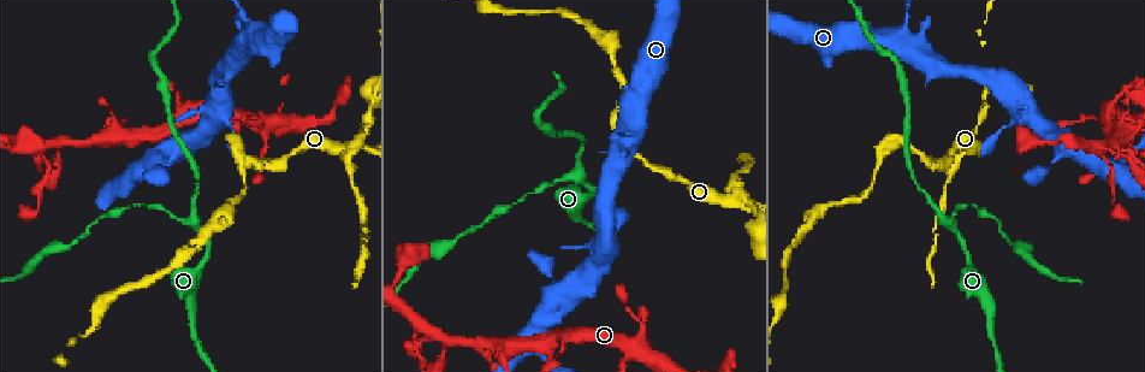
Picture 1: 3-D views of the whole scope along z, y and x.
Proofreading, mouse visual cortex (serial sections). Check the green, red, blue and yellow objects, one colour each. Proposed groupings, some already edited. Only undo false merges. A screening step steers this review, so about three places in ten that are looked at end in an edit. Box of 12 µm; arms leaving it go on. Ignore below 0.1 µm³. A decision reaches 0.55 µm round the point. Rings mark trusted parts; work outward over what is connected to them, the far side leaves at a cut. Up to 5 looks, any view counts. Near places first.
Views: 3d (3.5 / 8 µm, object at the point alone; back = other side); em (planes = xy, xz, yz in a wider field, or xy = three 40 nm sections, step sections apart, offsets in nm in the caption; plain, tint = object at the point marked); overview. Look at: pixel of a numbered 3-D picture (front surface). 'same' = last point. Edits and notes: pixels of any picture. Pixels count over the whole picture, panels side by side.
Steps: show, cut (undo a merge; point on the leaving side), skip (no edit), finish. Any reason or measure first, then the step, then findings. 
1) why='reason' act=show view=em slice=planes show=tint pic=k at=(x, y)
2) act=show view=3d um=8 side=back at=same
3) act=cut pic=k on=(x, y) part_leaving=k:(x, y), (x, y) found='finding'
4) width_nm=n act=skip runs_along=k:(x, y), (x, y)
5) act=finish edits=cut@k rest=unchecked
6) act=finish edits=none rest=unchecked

why='four or more arms meet' act=show view=3d um=3.5 pic=1 at=(350, 144)

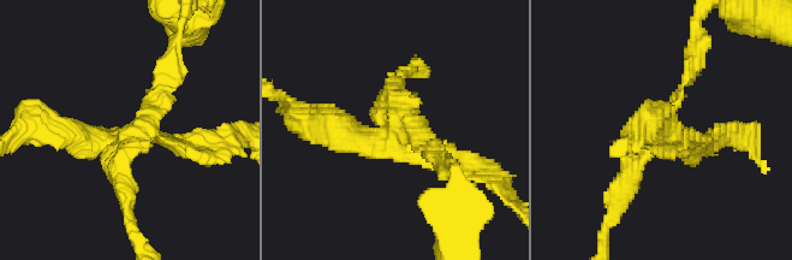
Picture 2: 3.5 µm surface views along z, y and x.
act=show view=em slice=planes show=tint pic=2 at=(124, 131)

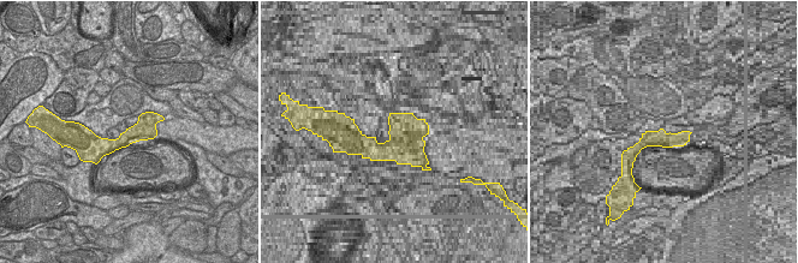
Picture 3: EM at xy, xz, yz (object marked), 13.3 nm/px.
width_nm=280 act=cut pic=2 on=(144, 145) border=3:(111, 139), (114, 148), (131, 143) found='two cells meet here'

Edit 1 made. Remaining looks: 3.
why='see it whole again' act=show view=overview

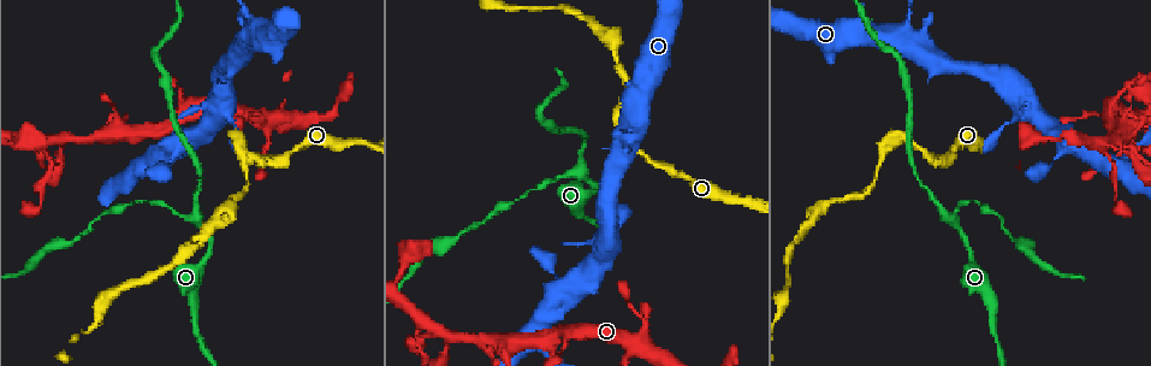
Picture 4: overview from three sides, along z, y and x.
why='three-way junction' act=show view=3d um=3.5 side=back pic=4 at=(583, 175)

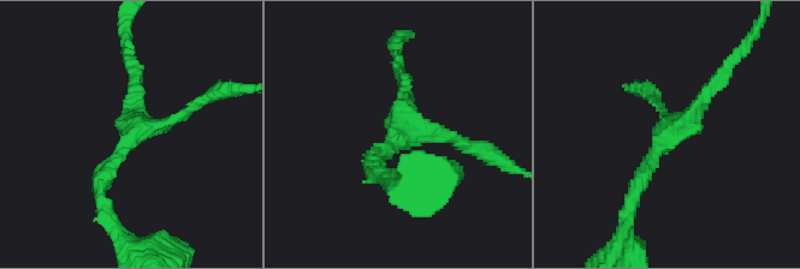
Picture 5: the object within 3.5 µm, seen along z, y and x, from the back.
arms=3 arm_widths_nm=150,200,200 act=show view=em slice=xy step=5 show=tint pic=5 at=(672, 128)

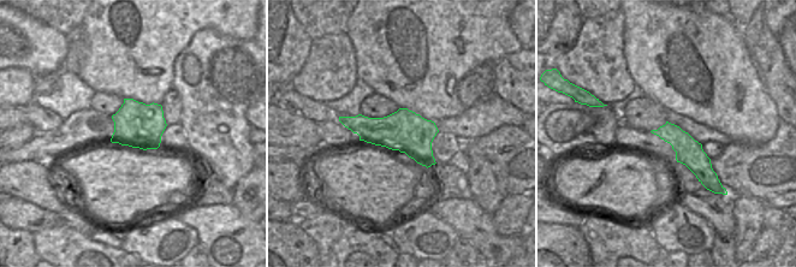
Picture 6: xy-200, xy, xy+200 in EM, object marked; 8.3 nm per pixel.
act=skip runs_along=6:(663, 129), (698, 161), (707, 179) found='continuous, no second cell'

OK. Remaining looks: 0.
act=finish edits=cut@2 rest=unchecked

